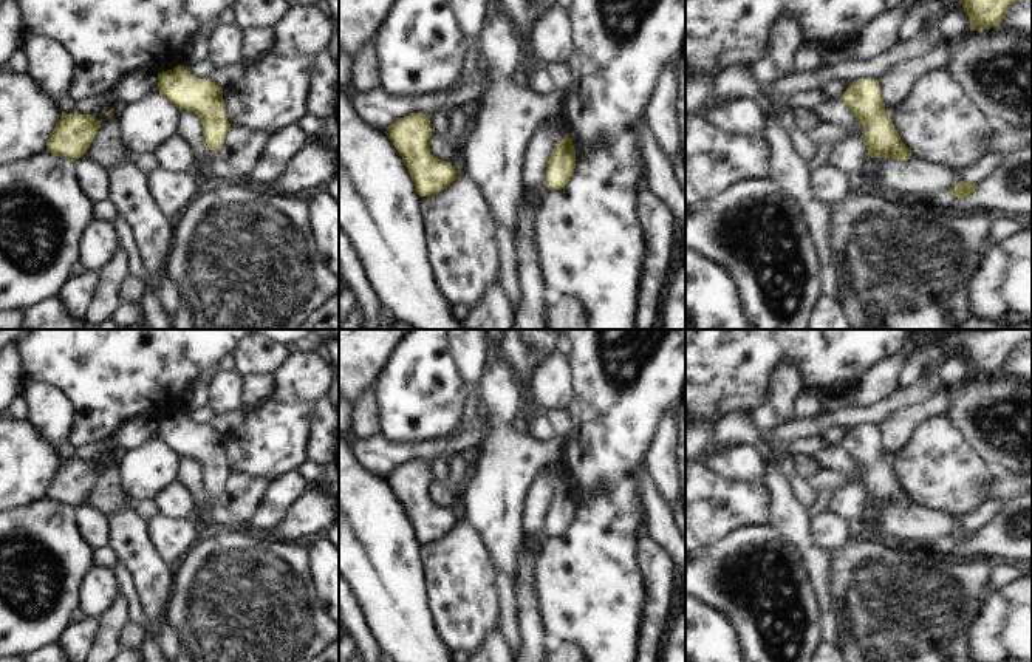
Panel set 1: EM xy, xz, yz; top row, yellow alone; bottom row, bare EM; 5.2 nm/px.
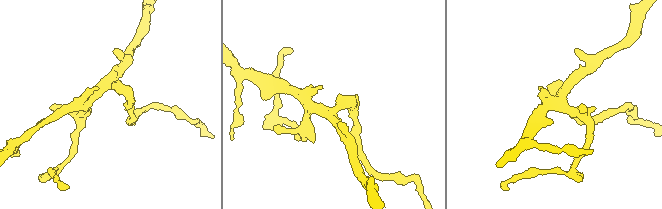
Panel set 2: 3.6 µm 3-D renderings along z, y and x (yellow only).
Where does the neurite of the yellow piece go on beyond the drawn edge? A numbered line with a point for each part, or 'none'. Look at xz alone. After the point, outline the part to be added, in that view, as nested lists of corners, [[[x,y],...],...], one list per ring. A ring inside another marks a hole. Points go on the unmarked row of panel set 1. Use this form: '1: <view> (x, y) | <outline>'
1: xz (546, 472) | [[[543,466],[538,472],[538,476],[552,481],[555,490],[560,490],[563,487],[563,481],[559,479],[557,473],[559,473],[559,466]]]

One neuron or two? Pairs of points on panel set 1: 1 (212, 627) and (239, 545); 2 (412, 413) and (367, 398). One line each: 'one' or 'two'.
1: one
2: two

